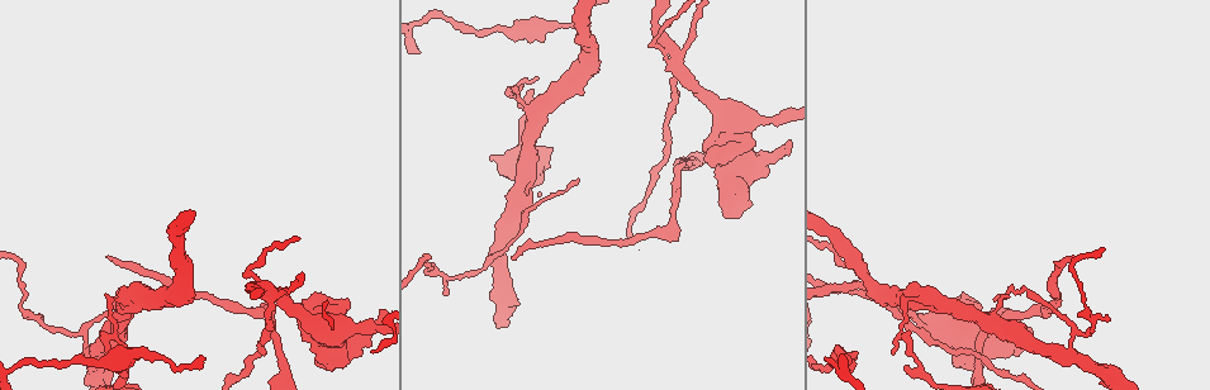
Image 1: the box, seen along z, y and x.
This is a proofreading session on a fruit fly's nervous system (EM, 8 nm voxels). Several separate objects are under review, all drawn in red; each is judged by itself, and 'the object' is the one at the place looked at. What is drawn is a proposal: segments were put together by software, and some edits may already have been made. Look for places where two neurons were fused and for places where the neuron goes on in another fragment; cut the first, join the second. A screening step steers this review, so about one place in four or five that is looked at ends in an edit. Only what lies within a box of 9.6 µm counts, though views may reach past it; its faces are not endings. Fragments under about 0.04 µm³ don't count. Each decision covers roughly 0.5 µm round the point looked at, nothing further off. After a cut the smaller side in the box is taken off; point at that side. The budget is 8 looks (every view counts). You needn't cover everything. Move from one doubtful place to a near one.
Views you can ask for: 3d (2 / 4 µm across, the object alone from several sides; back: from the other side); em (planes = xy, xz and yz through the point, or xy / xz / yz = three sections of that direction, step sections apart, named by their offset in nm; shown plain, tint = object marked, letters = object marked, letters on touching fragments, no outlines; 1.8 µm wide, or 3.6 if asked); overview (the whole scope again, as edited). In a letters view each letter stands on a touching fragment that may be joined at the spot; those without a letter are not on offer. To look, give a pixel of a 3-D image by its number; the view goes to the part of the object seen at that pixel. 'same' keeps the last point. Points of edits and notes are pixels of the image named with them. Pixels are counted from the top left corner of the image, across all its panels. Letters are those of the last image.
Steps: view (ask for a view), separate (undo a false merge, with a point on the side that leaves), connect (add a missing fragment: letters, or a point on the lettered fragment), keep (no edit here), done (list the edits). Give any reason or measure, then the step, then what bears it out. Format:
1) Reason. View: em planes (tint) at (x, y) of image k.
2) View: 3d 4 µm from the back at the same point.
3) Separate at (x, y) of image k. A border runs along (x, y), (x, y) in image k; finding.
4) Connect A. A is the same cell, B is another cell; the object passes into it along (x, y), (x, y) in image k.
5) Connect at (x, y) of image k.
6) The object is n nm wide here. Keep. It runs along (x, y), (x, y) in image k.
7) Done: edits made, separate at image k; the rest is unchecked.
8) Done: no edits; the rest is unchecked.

Thin end. View: em planes (letters) at (513, 259) of image 1.

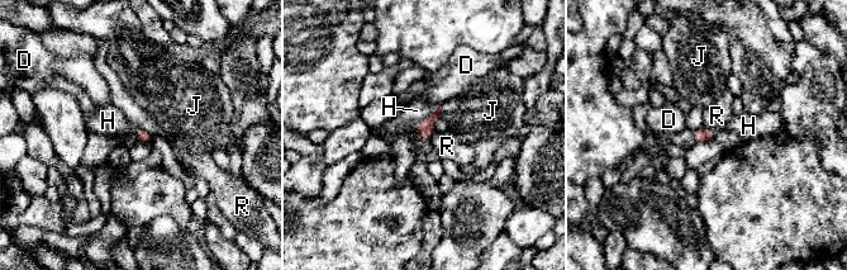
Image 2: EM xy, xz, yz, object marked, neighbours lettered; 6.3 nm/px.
Connect H. H is the same cell, D, J and R are other cells; the object passes into it along (424, 128), (428, 117), (417, 110) in image 2; it goes on there.

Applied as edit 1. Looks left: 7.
See it whole again. View: overview.

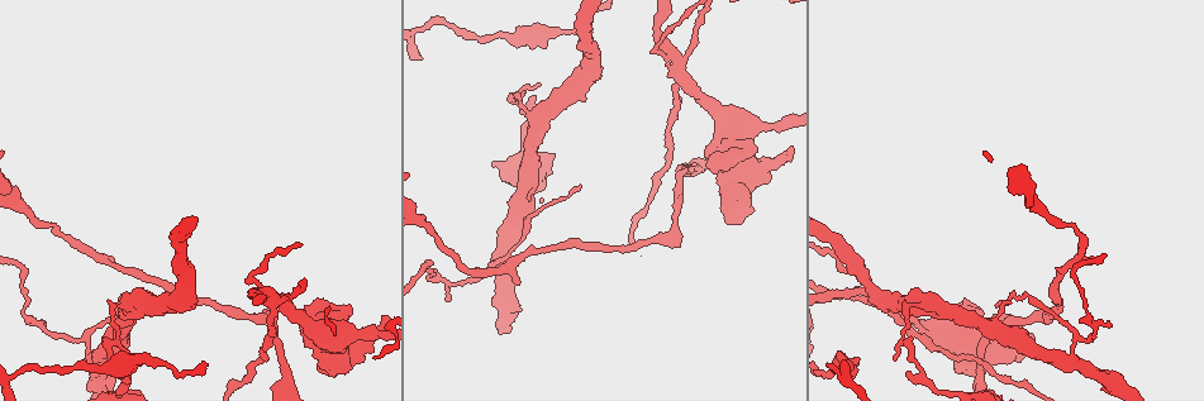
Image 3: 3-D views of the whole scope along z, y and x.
A narrow waist. View: 3d 2 µm from the back at (117, 333) of image 3.

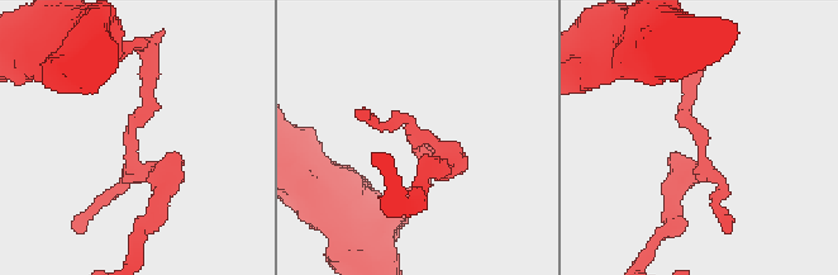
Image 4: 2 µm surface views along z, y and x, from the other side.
View: em xz step 16 (tint) at (422, 137) of image 4.

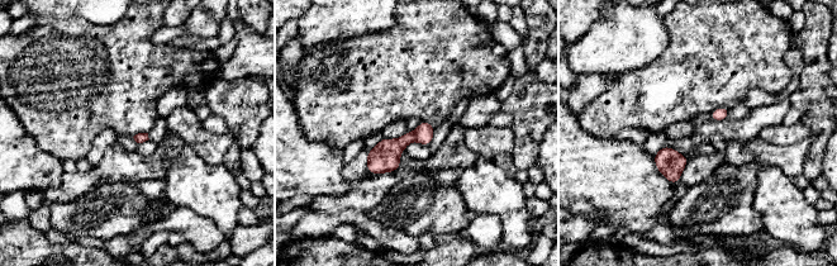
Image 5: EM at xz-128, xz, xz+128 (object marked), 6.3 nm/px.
View: em planes (letters) at the same point.

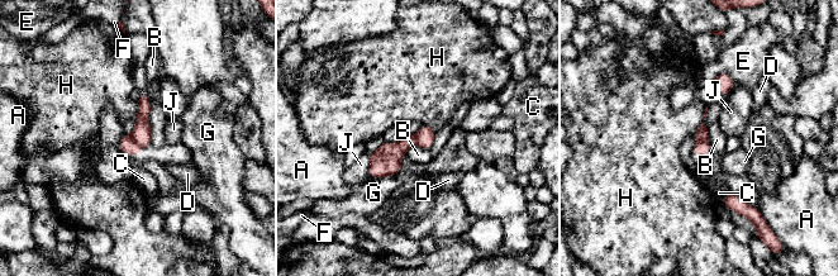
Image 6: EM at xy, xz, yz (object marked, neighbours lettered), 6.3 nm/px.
Separate at (127, 144) of image 6. A, B, C, D, E, F, G, H and J are other cells; a border runs along (129, 136), (142, 147) in image 6; a second neuron is stuck on.

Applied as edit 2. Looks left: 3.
Calibre changes. View: em 3.6 µm planes (plain) at (321, 338) of image 3.

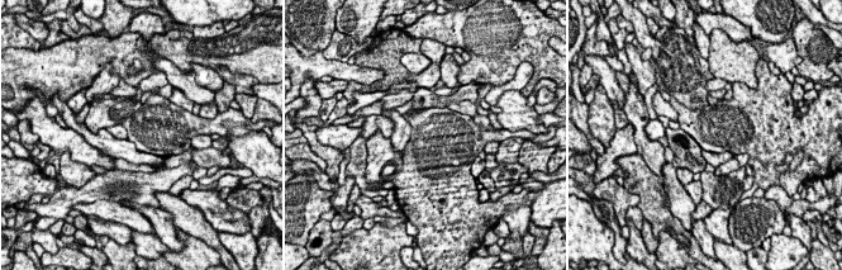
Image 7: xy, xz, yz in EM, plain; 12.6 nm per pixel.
View: em 3.6 µm planes (tint) at the same point.

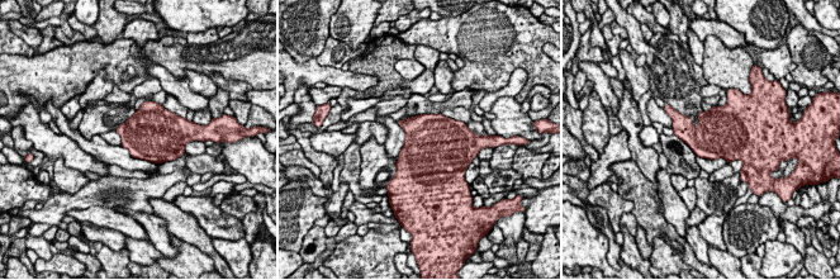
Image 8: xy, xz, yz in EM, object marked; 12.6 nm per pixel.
What lies round it. View: em 3.6 µm planes (letters) at the same point.

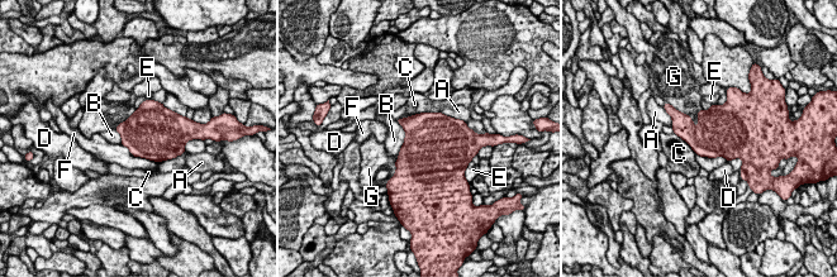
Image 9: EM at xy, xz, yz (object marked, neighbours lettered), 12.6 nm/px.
The object is 600 nm wide here. Keep. A, B, C, D, E, F and G are other cells; a border runs along (120, 142), (132, 154), (156, 162) in image 9; continuous, no second neuron.

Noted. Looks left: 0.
Done: edits made, connect at image 2, separate at image 6; the rest is unchecked.

